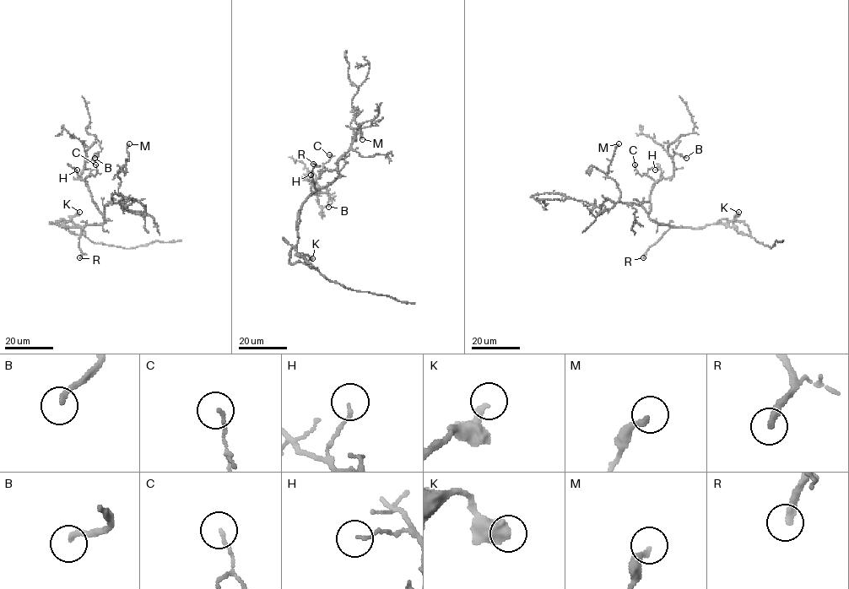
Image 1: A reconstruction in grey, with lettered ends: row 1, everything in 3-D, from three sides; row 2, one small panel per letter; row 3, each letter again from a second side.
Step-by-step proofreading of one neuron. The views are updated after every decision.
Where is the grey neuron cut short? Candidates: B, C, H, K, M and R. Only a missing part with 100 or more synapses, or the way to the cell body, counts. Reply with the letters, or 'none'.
R

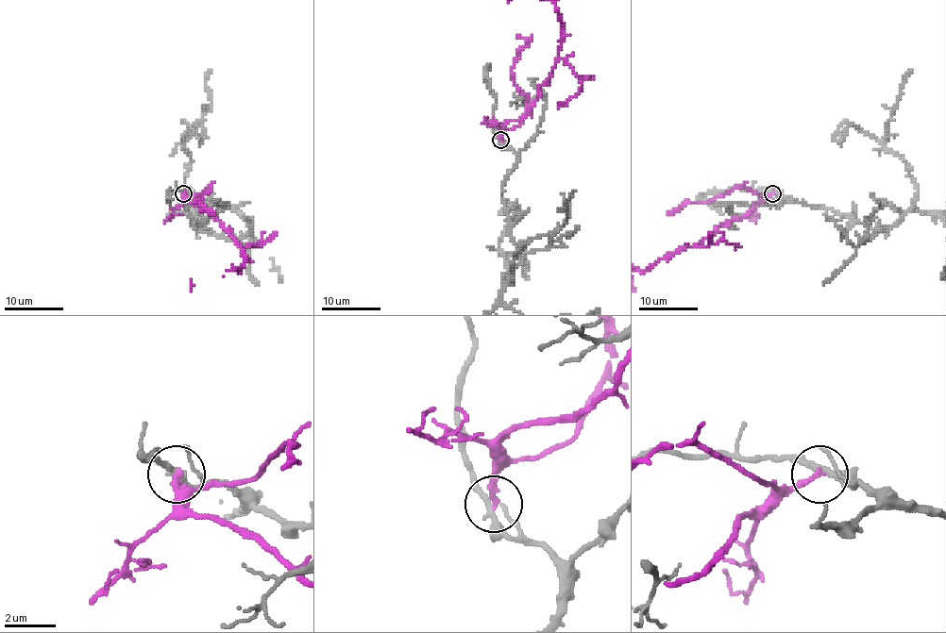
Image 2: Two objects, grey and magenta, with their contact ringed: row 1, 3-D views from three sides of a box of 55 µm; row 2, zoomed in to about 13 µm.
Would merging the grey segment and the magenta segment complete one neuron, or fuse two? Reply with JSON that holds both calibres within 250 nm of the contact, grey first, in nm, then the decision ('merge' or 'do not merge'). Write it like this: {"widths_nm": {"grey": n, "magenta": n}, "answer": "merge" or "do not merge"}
{"widths_nm": {"grey": 240, "magenta": 260}, "answer": "do not merge"}

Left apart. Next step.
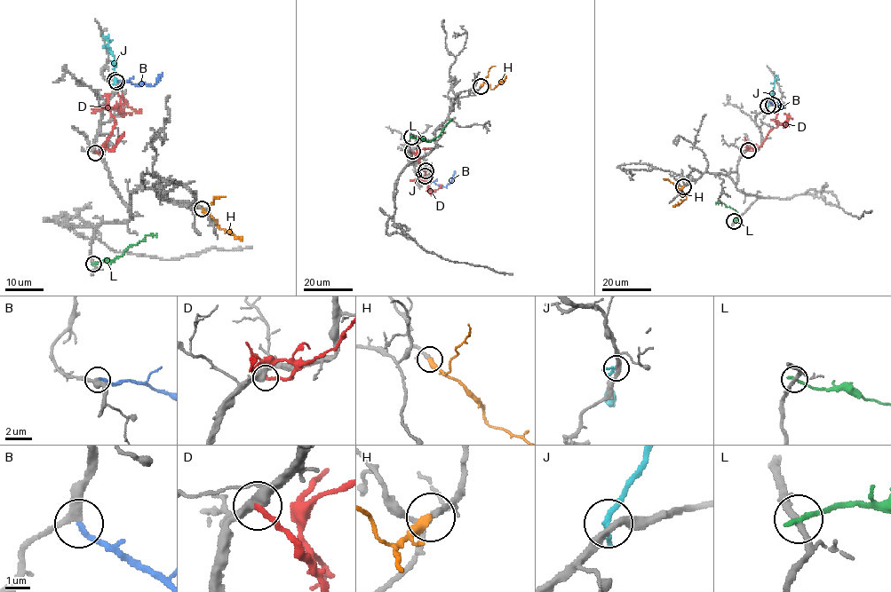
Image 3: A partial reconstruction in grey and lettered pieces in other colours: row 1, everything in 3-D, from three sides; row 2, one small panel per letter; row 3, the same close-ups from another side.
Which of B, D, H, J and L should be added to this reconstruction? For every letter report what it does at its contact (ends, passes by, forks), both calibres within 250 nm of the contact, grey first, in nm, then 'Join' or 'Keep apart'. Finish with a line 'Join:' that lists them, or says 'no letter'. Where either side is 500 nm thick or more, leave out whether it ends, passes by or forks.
B: It ends there. Thickness 300 nm (grey) against 220 nm. Join
D: It ends there. Thickness 400 nm (grey) against 220 nm. Keep apart
H: It ends there. Thickness 260 nm (grey) against 400 nm. Join
J: It passes by. Thickness 300 nm (grey) against 180 nm. Keep apart
L: It ends there. Thickness 240 nm (grey) against 240 nm. Keep apart
Join: B, H

